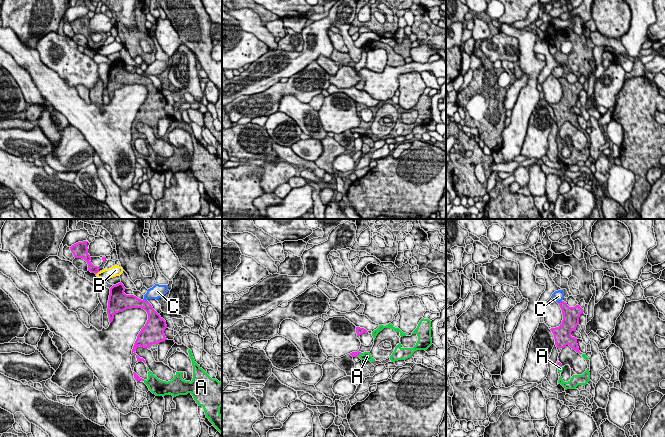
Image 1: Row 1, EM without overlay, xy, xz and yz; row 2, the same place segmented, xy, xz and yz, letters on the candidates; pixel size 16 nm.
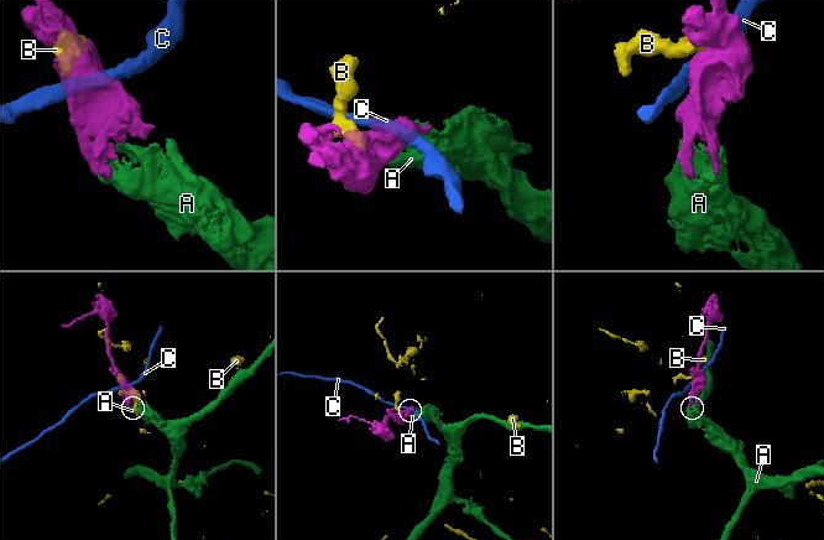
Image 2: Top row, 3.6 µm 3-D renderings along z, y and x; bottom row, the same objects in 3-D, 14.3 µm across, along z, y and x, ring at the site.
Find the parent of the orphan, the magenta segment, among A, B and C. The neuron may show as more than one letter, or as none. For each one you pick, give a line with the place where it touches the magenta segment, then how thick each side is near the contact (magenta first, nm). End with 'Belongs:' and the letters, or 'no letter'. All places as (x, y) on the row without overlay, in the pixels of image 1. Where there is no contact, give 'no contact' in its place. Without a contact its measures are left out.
A: xz (358, 130) | 100/130 nm
Belongs: A

